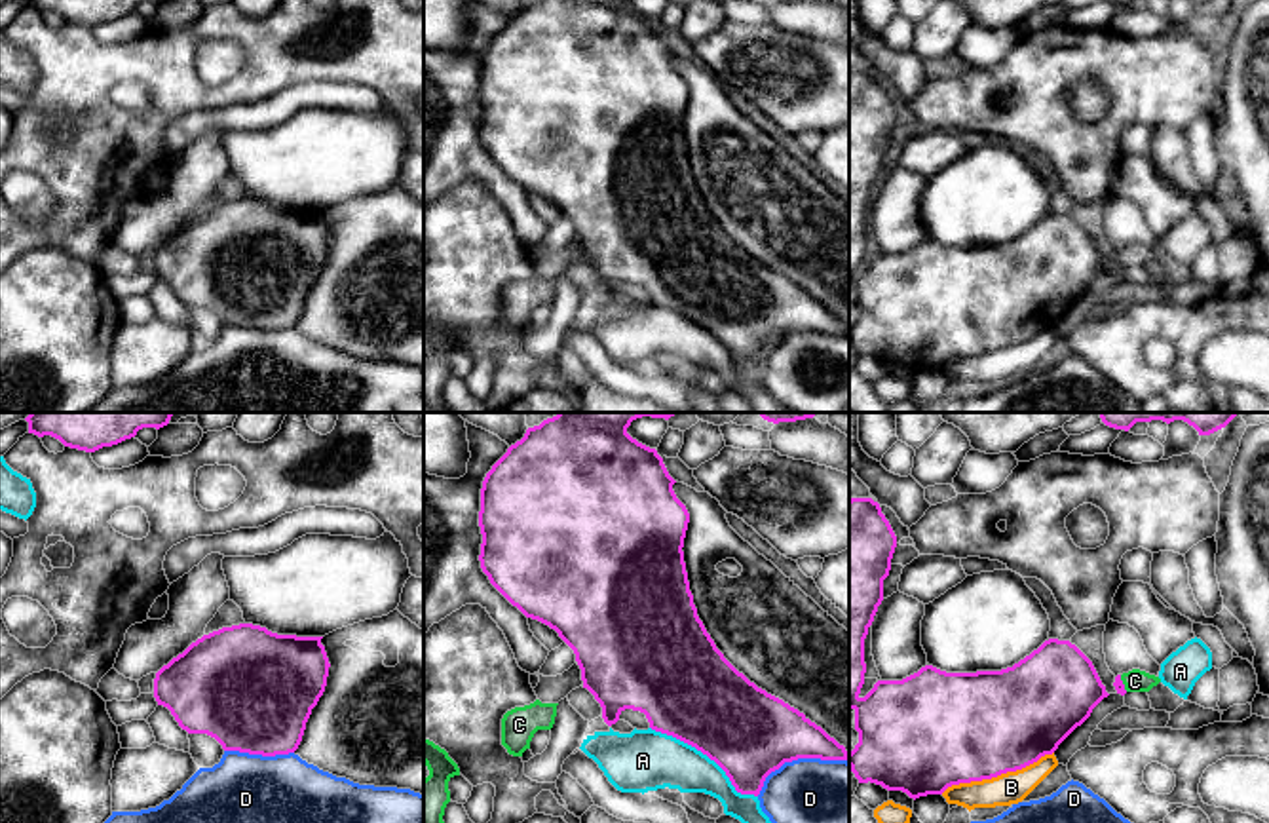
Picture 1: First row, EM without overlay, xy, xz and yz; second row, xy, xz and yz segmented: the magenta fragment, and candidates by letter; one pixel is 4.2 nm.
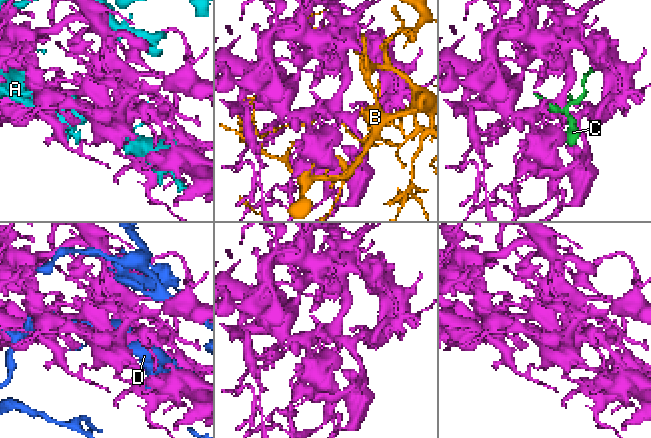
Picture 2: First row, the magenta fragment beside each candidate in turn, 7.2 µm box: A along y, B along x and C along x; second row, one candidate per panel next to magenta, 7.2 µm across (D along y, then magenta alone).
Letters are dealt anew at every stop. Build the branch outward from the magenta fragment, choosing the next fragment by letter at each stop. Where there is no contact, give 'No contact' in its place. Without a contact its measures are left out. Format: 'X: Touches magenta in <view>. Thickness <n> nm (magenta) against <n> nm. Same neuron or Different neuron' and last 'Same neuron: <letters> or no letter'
A: Touches magenta in xz. Thickness 400 nm (magenta) against 260 nm. Different neuron
B: Touches magenta in yz. Thickness 460 nm (magenta) against 140 nm. Different neuron
C: Touches magenta in yz. Thickness 50 nm (magenta) against 100 nm. Same neuron
D: Touches magenta in xz. Thickness 380 nm (magenta) against 360 nm. Different neuron
Same neuron: C

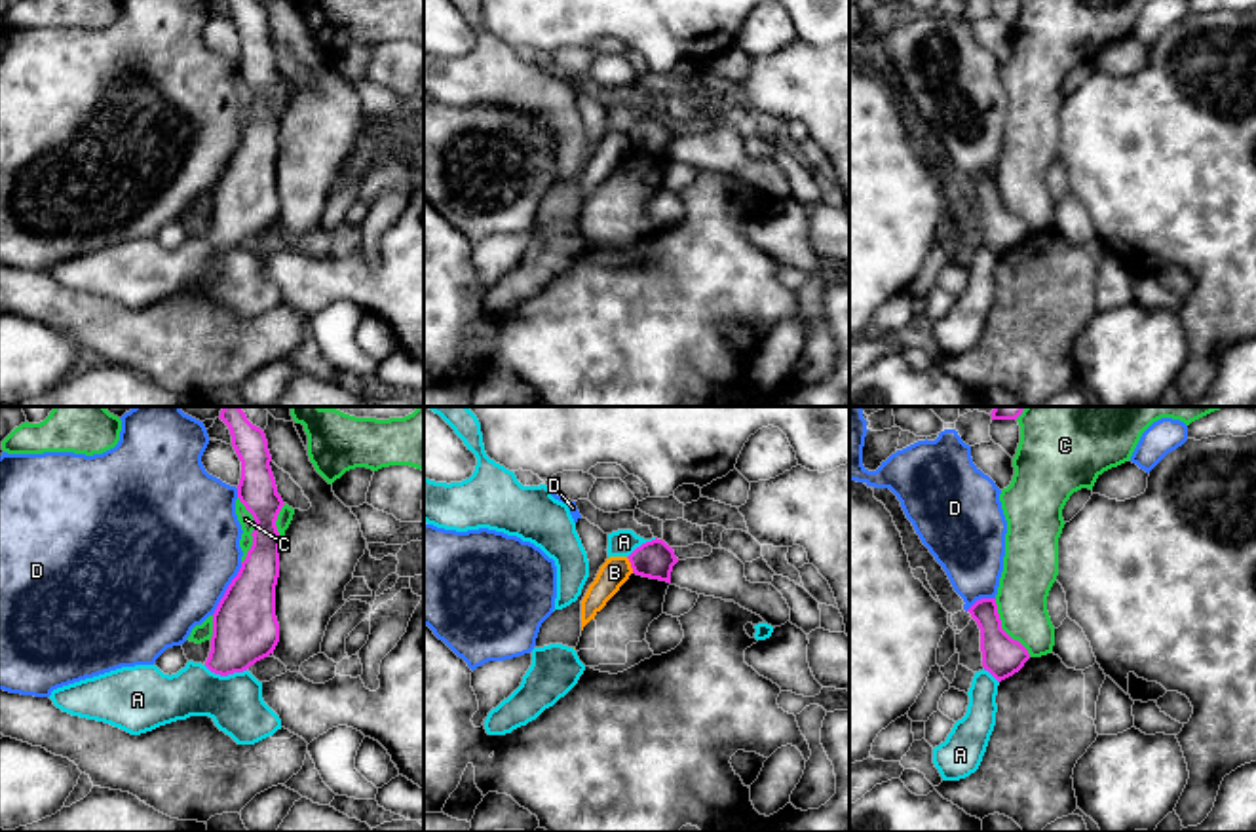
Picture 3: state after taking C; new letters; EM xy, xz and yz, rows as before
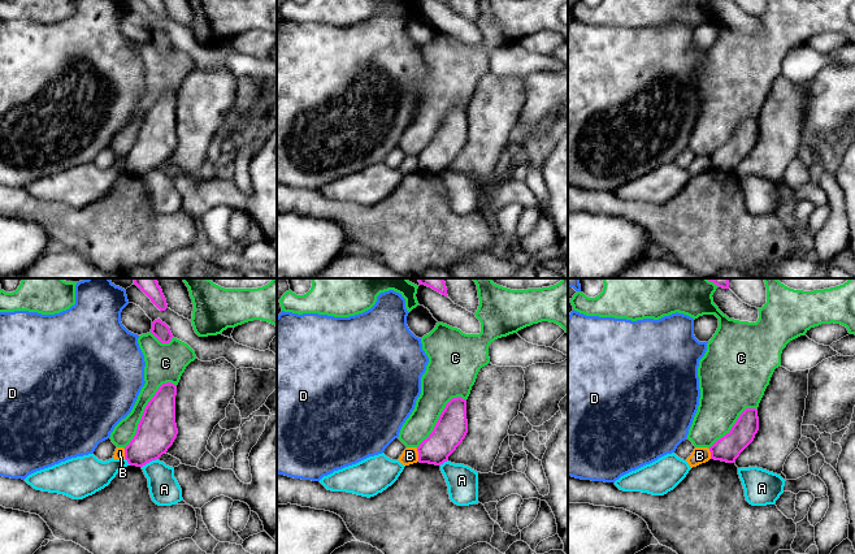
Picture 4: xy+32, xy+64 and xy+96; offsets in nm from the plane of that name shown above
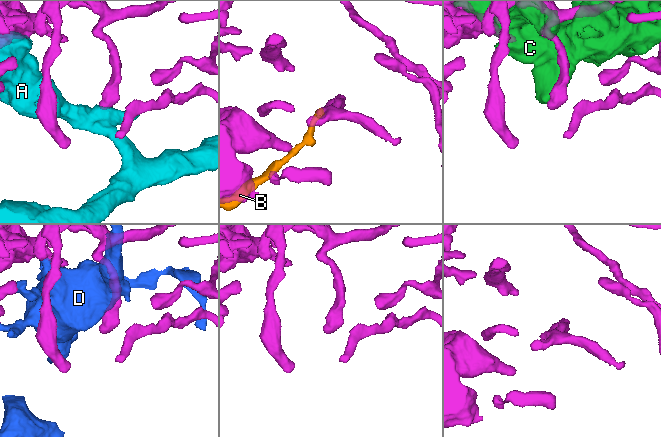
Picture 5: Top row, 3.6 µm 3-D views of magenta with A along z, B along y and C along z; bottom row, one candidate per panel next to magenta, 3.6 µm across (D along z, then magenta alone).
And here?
A: Touches magenta in xy. Thickness 280 nm (magenta) against 240 nm. Different neuron
B: Touches magenta in xz. Thickness 160 nm (magenta) against 120 nm. Different neuron
C: Touches magenta in xy. Thickness 190 nm (magenta) against 70 nm. Different neuron
D: Touches magenta in xy. Thickness 280 nm (magenta) against 500 nm. Different neuron
Same neuron: no letter

